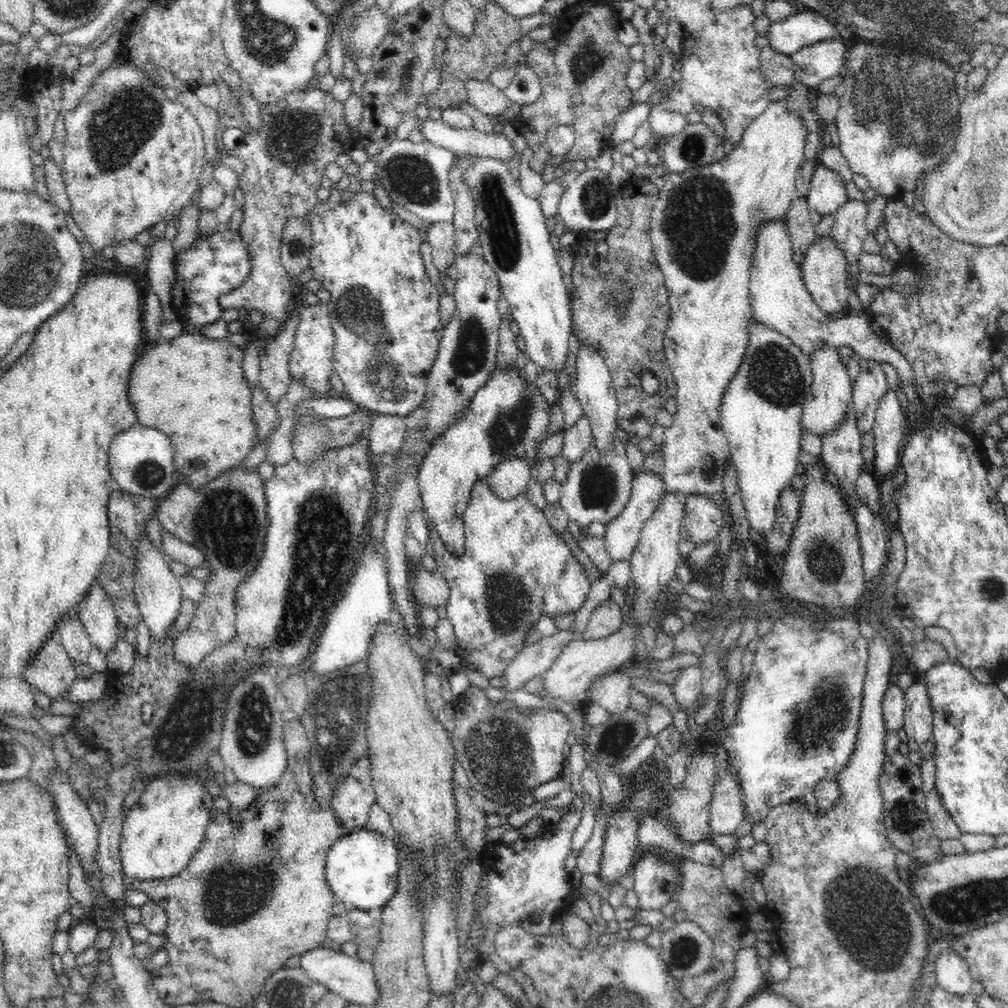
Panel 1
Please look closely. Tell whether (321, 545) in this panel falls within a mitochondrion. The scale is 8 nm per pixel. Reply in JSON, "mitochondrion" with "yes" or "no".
{"mitochondrion":"yes"}

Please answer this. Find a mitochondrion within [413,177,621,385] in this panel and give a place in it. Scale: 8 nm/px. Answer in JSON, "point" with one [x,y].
{"point":[470,355]}

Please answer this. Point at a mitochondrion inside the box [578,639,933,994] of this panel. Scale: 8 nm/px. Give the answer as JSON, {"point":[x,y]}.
{"point":[878,932]}

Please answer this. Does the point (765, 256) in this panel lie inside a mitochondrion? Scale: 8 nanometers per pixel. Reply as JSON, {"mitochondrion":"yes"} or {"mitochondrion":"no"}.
{"mitochondrion":"no"}

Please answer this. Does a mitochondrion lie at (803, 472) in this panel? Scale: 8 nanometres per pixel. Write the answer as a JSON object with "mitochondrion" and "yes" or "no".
{"mitochondrion":"no"}

